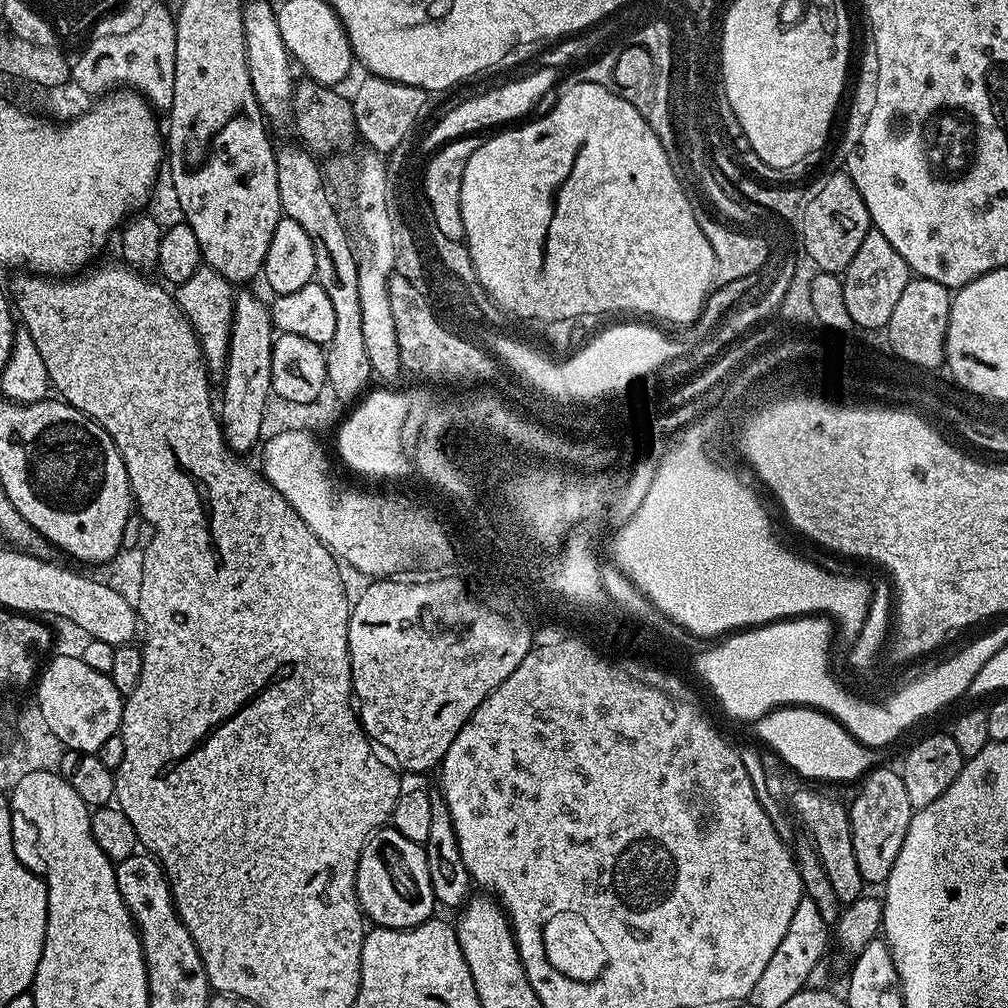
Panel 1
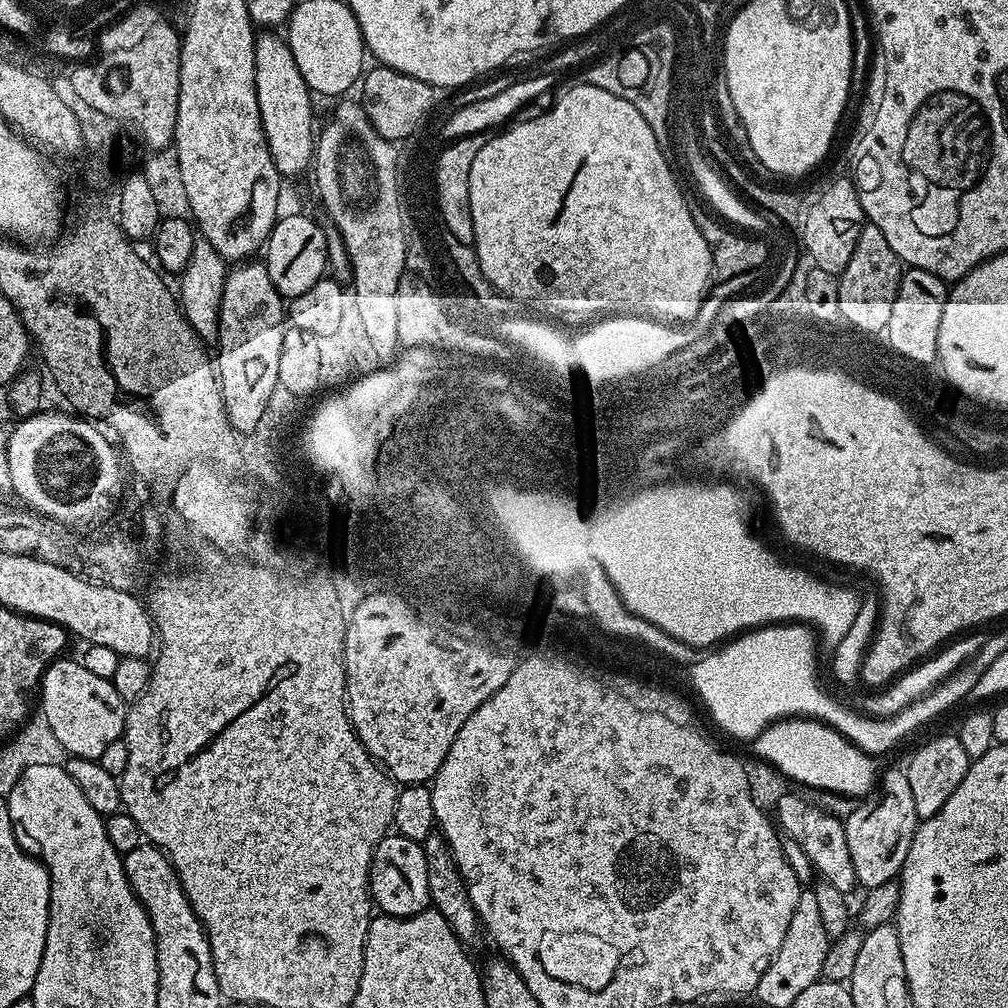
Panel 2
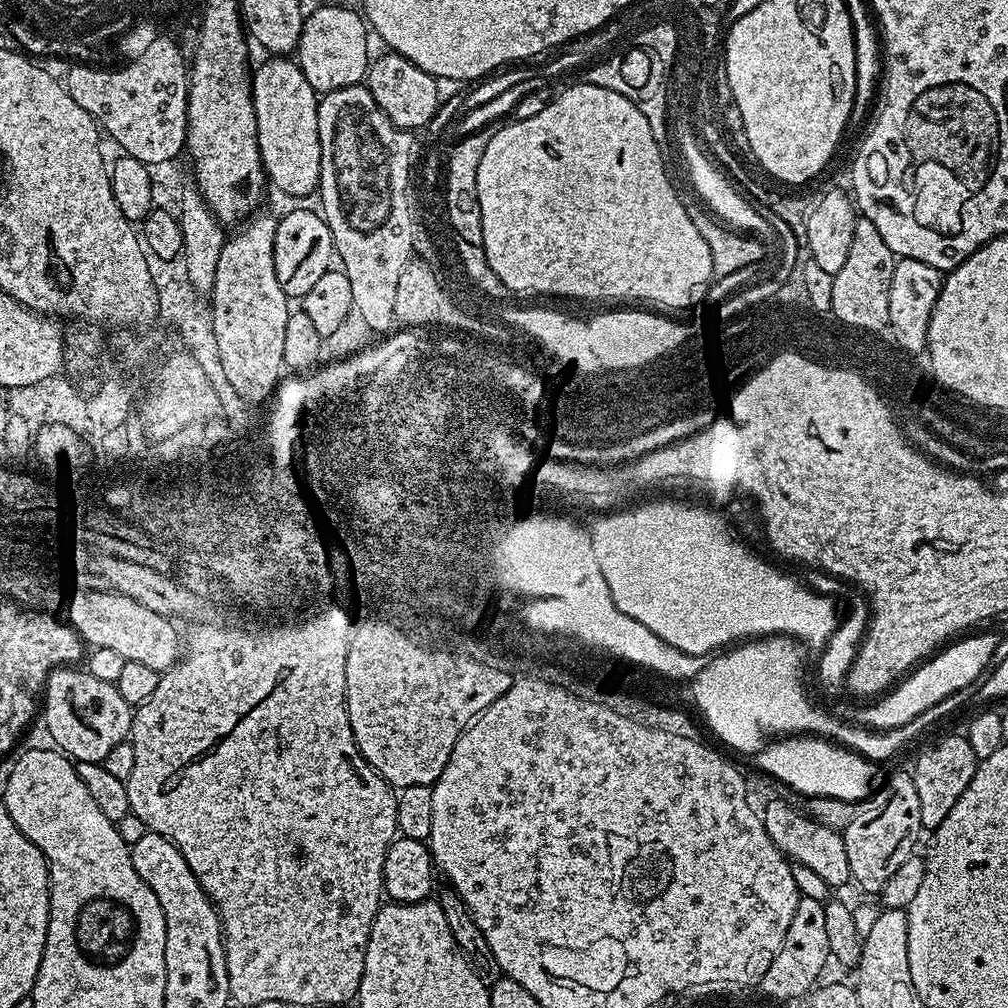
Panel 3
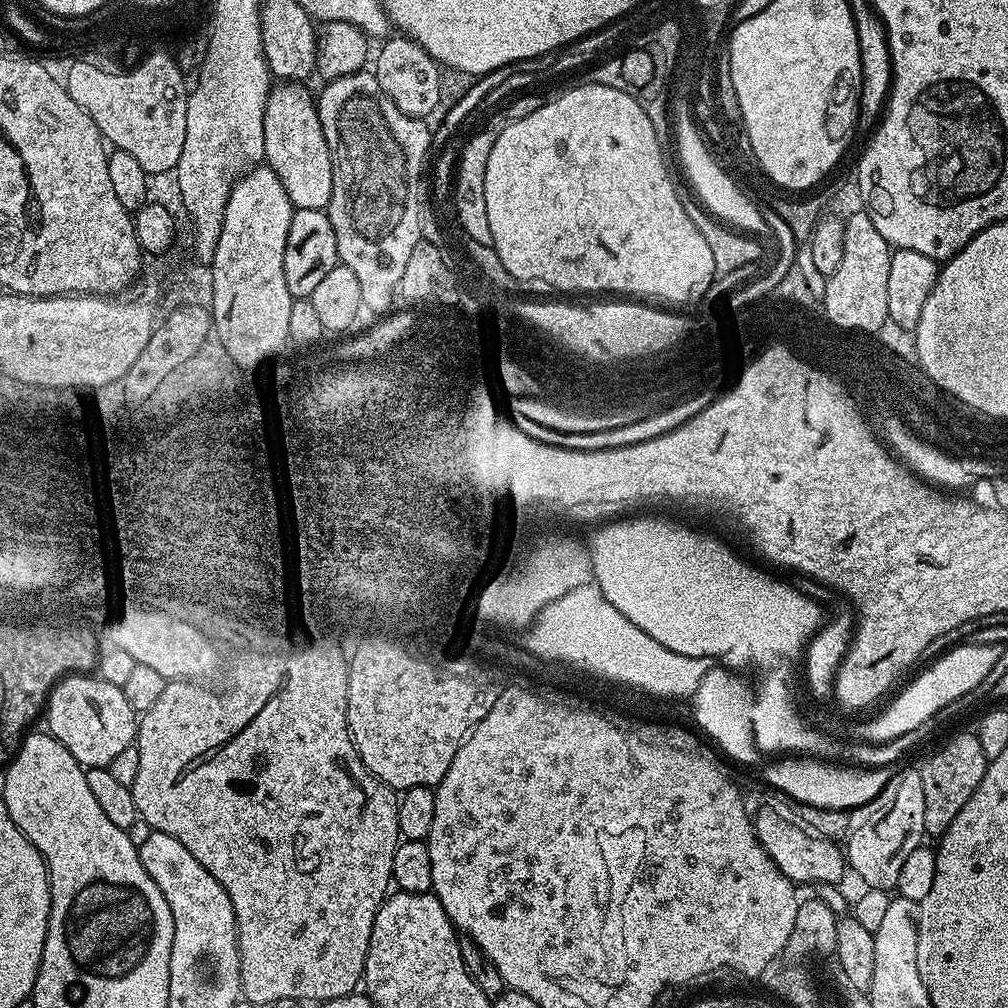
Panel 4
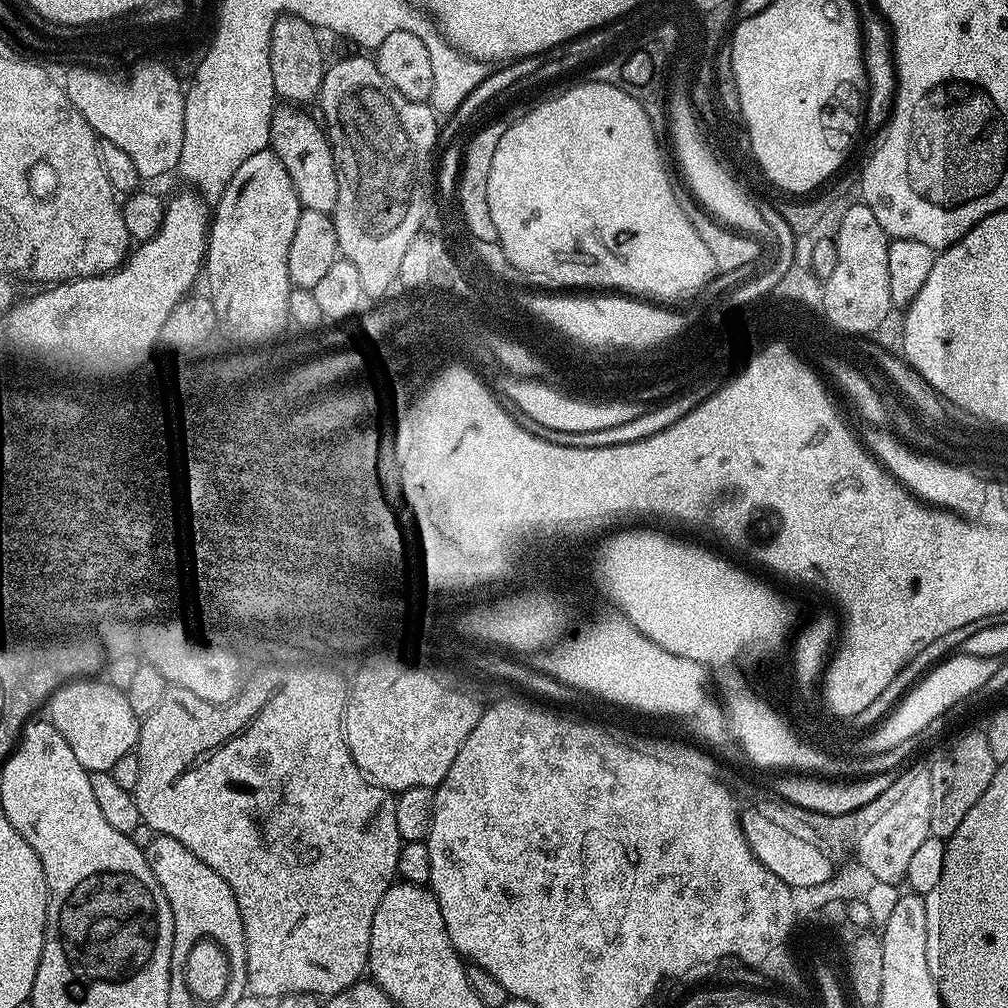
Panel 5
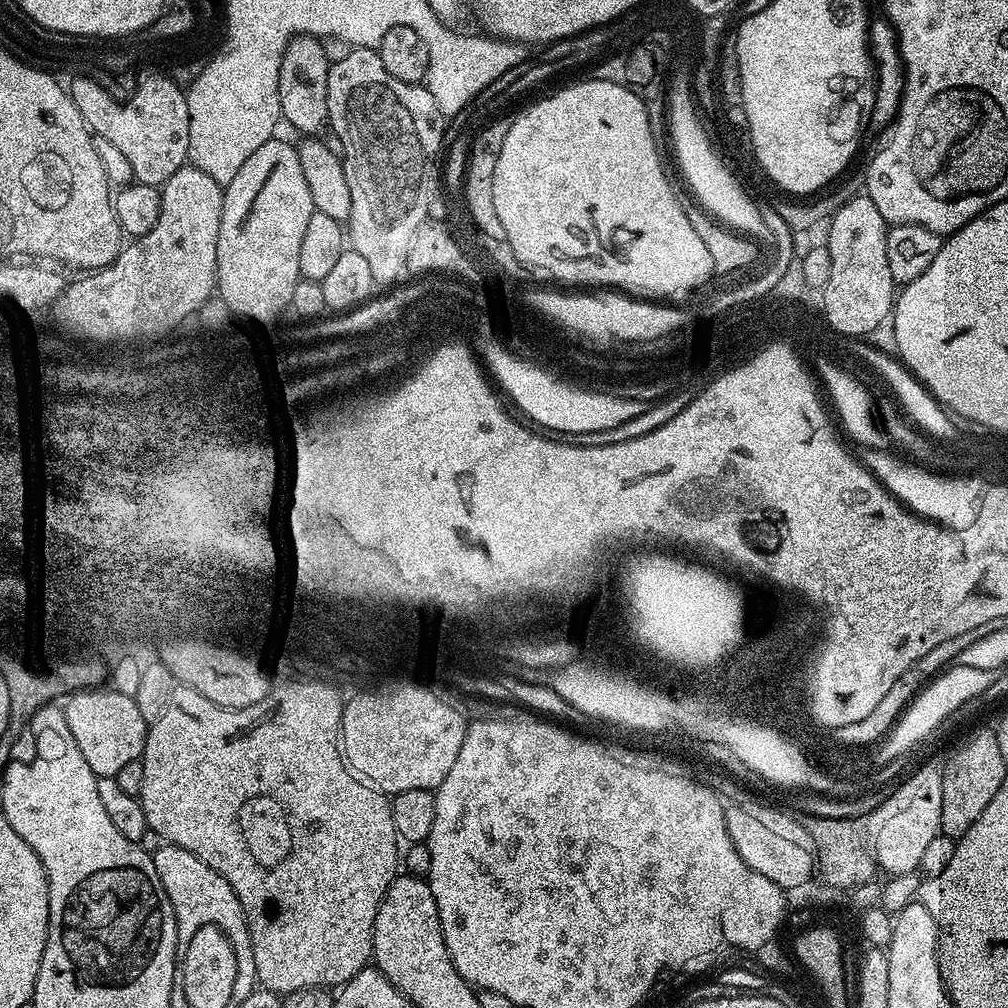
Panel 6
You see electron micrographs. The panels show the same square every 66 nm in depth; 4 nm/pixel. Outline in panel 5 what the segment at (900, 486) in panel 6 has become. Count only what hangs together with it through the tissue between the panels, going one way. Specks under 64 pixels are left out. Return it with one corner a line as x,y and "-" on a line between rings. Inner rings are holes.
863,425
860,437
868,452
924,503
946,508
965,519
975,519
985,511
984,506
988,498
987,481
975,479
974,474
963,472
956,466
950,466
943,460
935,460
934,457
916,450
885,425

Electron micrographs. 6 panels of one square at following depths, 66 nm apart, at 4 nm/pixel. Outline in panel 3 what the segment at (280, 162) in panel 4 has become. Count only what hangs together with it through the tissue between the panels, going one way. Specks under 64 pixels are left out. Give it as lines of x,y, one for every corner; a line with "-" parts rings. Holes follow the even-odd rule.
283,56
268,58
257,72
255,69
251,81
252,105
258,130
257,150
262,154
267,183
288,196
308,196
311,192
313,195
320,187
322,170
322,146
318,138
318,93
306,80
297,61

